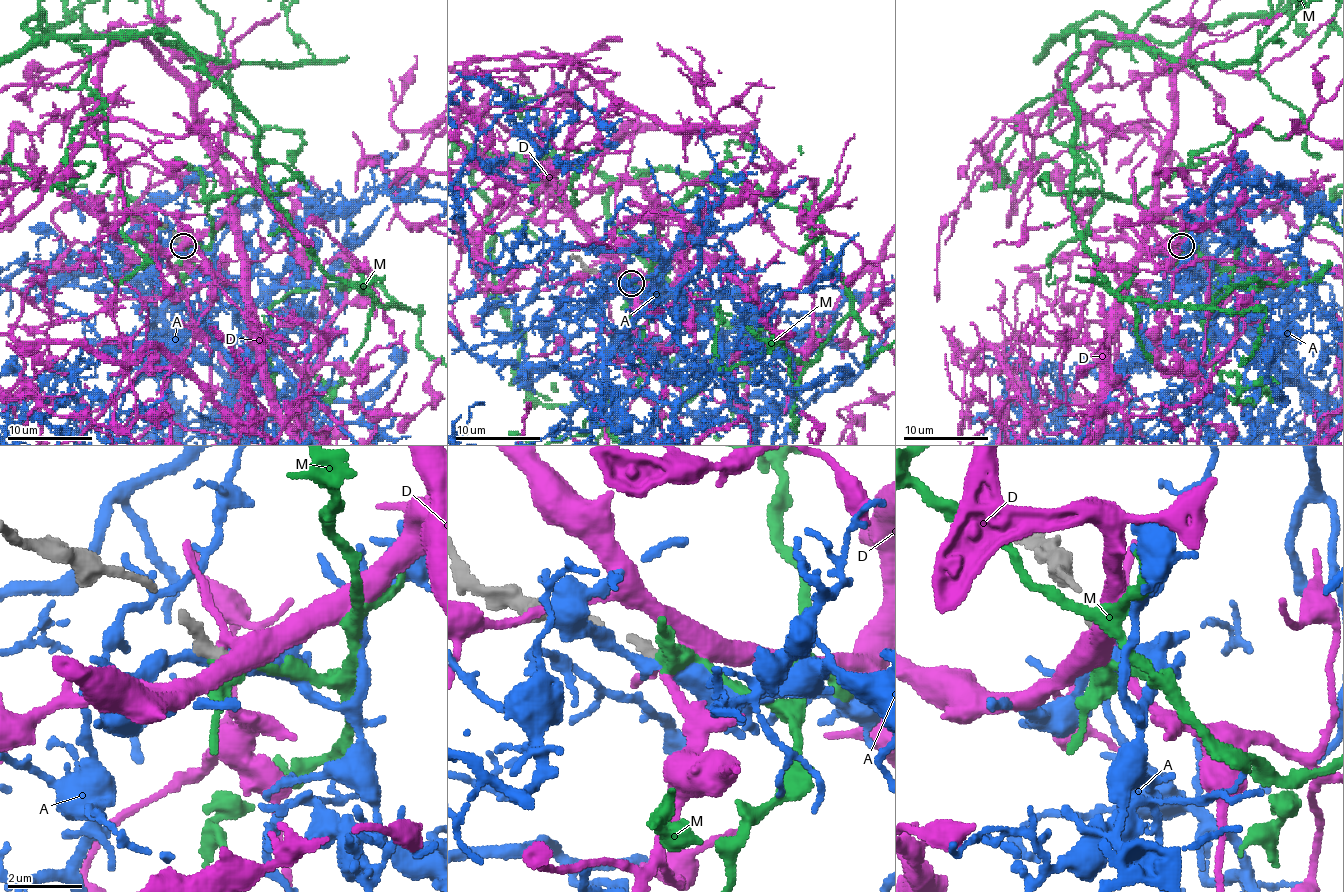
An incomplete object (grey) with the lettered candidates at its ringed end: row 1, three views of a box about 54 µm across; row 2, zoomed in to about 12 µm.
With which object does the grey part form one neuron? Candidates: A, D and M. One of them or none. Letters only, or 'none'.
M

